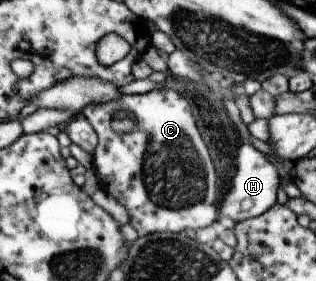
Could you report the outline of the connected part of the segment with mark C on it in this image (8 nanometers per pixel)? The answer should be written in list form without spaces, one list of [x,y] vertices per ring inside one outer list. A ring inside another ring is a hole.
[[[162,87],[144,94],[124,95],[112,102],[88,104],[81,112],[94,127],[98,136],[98,146],[92,154],[93,168],[102,182],[101,190],[112,194],[129,214],[129,223],[136,229],[144,229],[146,234],[181,233],[192,228],[198,230],[210,226],[218,220],[218,188],[214,162],[208,147],[200,136],[188,100],[180,92]],[[118,110],[126,110],[136,116],[136,128],[127,134],[112,130],[112,116]]]

